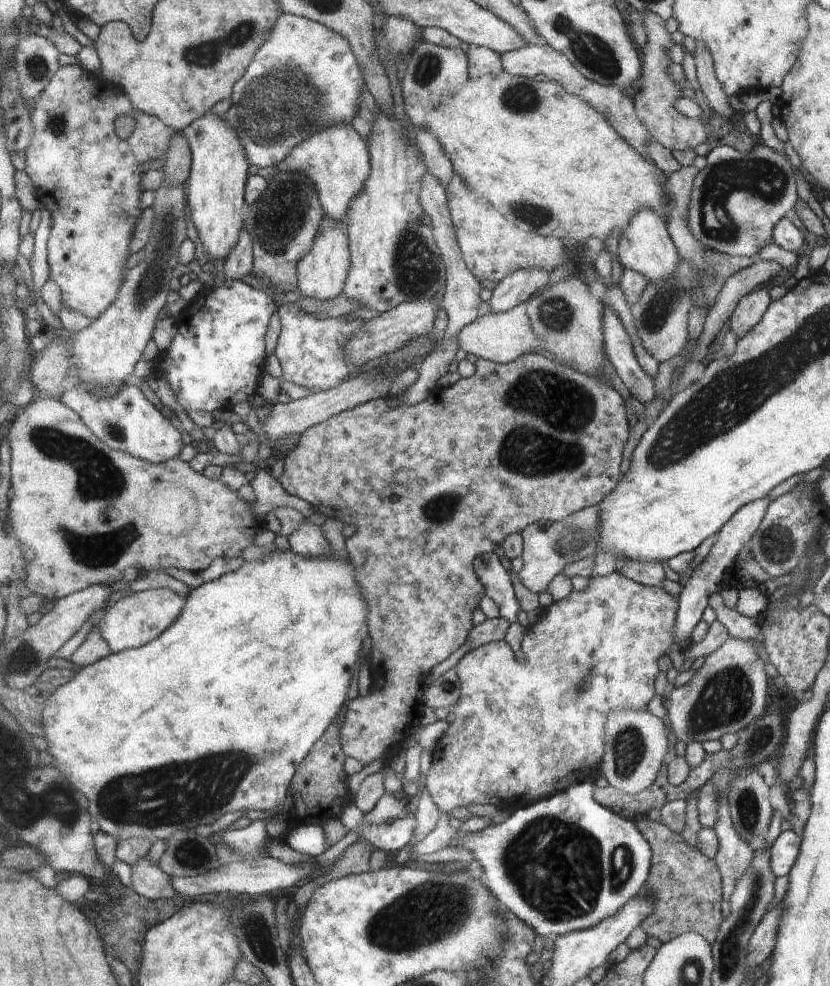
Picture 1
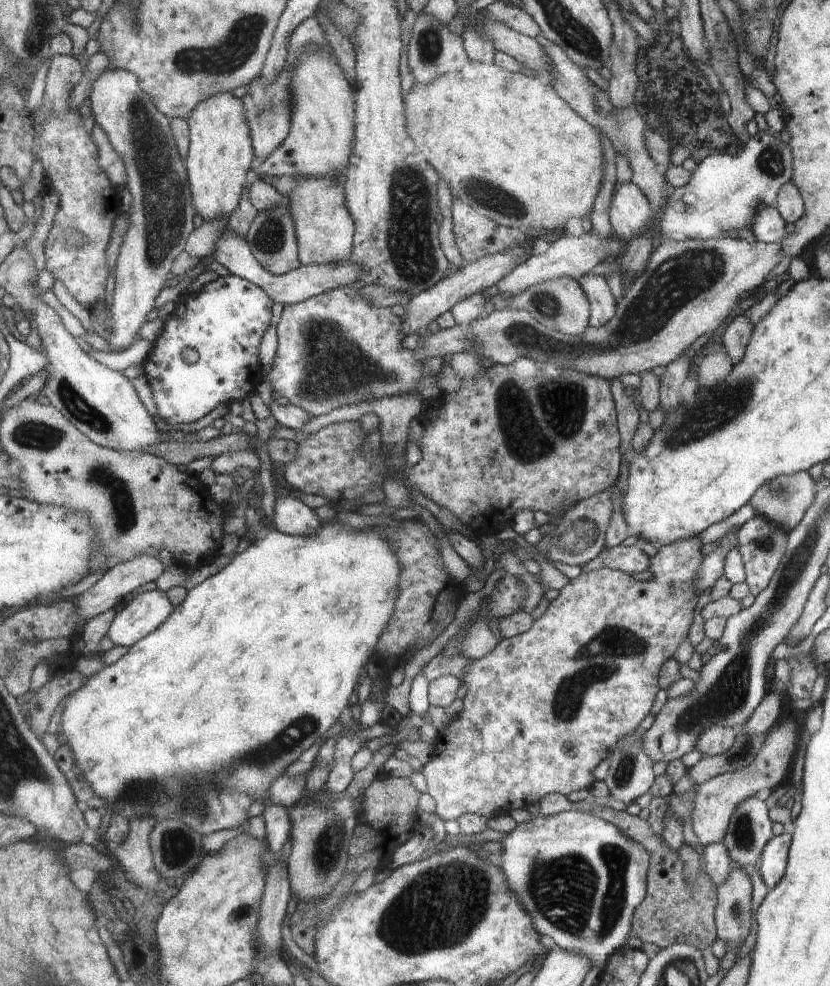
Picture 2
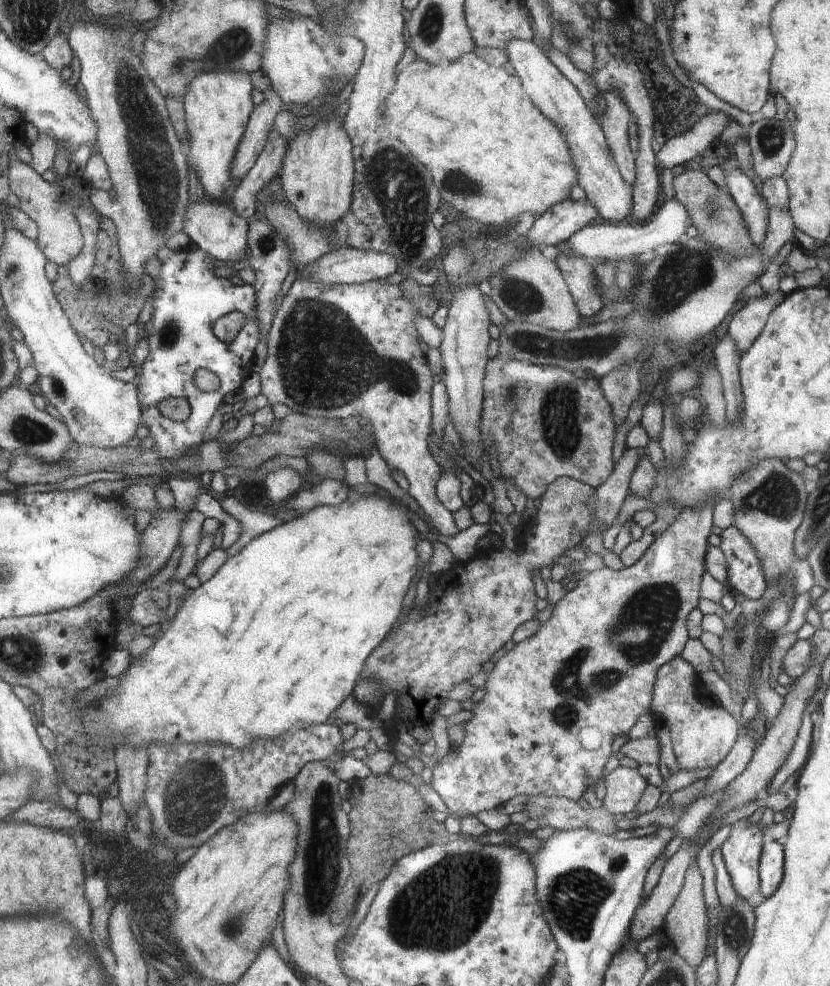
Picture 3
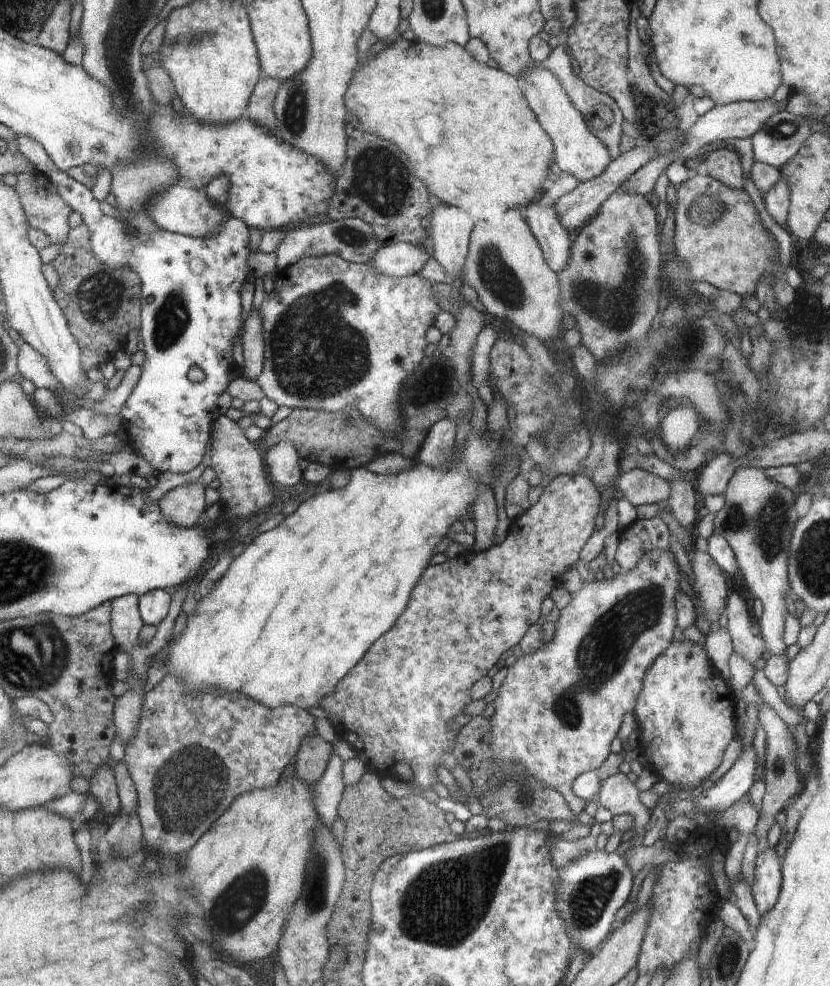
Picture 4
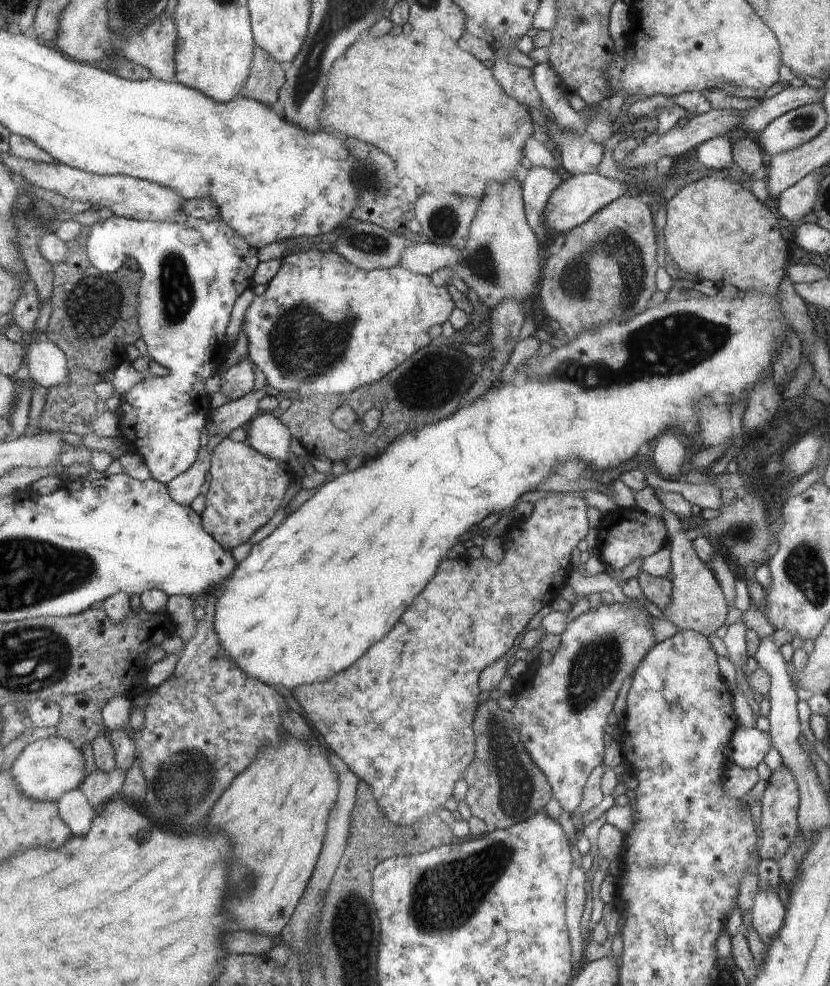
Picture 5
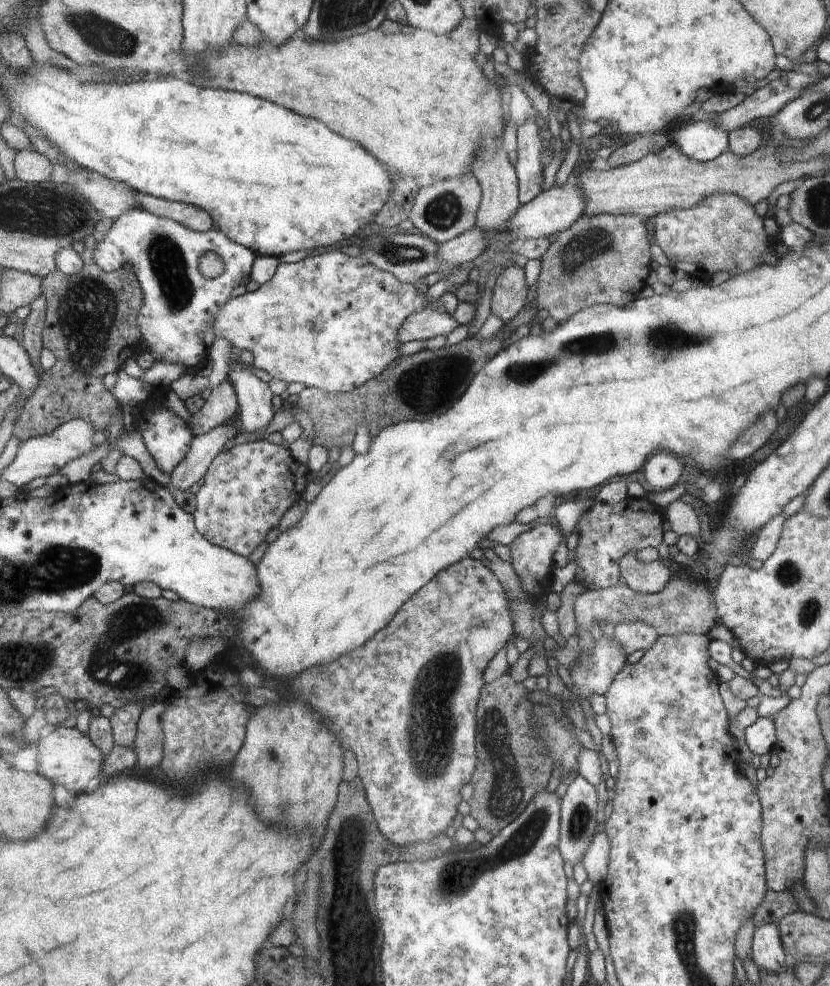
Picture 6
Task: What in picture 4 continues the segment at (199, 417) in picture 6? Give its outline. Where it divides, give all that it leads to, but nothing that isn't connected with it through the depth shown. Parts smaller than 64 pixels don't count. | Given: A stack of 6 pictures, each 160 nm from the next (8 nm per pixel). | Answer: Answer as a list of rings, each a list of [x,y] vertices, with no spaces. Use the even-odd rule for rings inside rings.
[[[260,310],[250,312],[244,322],[244,334],[242,334],[242,346],[244,347],[244,370],[241,376],[250,381],[262,374],[265,361],[264,326]]]

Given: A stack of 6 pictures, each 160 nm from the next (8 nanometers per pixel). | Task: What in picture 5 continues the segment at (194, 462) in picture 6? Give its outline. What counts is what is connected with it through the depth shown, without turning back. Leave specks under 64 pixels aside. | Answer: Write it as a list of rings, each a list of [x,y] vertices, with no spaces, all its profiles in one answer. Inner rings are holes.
[[[206,448],[200,452],[200,458],[191,470],[176,478],[169,490],[172,498],[182,506],[191,506],[198,496],[202,496],[202,488],[208,482],[208,472],[211,472],[213,454]]]

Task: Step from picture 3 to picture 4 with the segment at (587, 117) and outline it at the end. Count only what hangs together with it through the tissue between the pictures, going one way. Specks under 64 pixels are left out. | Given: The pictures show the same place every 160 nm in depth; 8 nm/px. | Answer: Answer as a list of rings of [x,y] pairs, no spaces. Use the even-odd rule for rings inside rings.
[[[536,65],[524,75],[518,75],[518,78],[522,78],[523,84],[526,85],[526,98],[529,99],[534,114],[537,114],[538,122],[553,142],[553,153],[559,170],[568,172],[581,182],[589,181],[604,173],[612,164],[607,148],[588,130],[582,114],[574,108],[556,76]]]

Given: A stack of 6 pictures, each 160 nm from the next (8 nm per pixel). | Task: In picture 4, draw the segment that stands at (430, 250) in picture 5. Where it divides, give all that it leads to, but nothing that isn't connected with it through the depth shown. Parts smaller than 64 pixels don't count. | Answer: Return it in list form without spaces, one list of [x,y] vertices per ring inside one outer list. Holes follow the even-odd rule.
[[[389,243],[374,254],[370,266],[386,276],[407,277],[419,273],[430,256],[430,250],[420,245]]]

